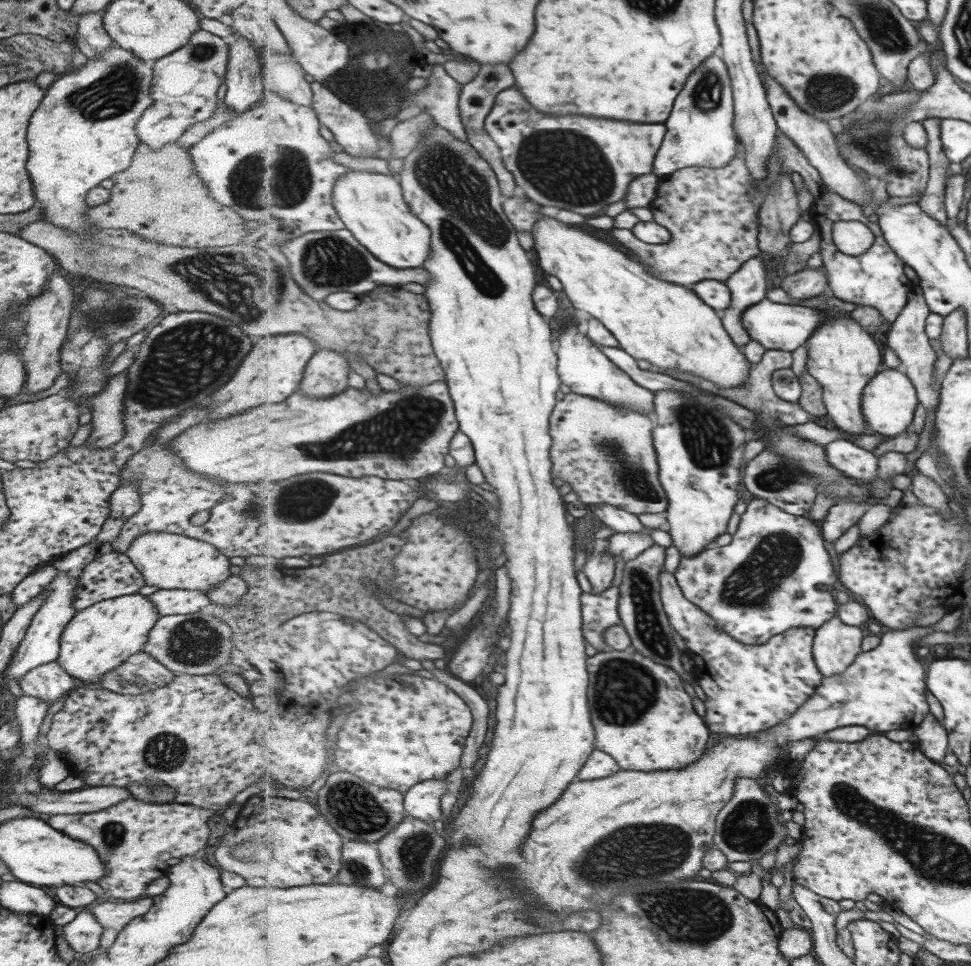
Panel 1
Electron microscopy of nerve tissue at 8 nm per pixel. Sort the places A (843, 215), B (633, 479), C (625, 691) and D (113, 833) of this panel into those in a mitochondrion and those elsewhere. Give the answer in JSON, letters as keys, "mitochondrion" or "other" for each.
{"A":"other","B":"mitochondrion","C":"mitochondrion","D":"mitochondrion"}

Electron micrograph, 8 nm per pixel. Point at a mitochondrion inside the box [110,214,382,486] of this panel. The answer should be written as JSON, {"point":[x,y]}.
{"point":[170,376]}

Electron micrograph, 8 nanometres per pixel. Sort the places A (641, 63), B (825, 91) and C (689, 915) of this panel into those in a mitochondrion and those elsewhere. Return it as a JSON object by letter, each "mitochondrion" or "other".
{"A":"other","B":"mitochondrion","C":"mitochondrion"}

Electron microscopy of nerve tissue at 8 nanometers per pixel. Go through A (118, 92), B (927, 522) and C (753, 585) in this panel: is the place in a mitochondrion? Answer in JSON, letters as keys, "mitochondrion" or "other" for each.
{"A":"mitochondrion","B":"other","C":"mitochondrion"}

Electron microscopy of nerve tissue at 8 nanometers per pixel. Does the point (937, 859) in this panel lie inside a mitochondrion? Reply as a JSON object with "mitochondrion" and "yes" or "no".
{"mitochondrion":"yes"}

